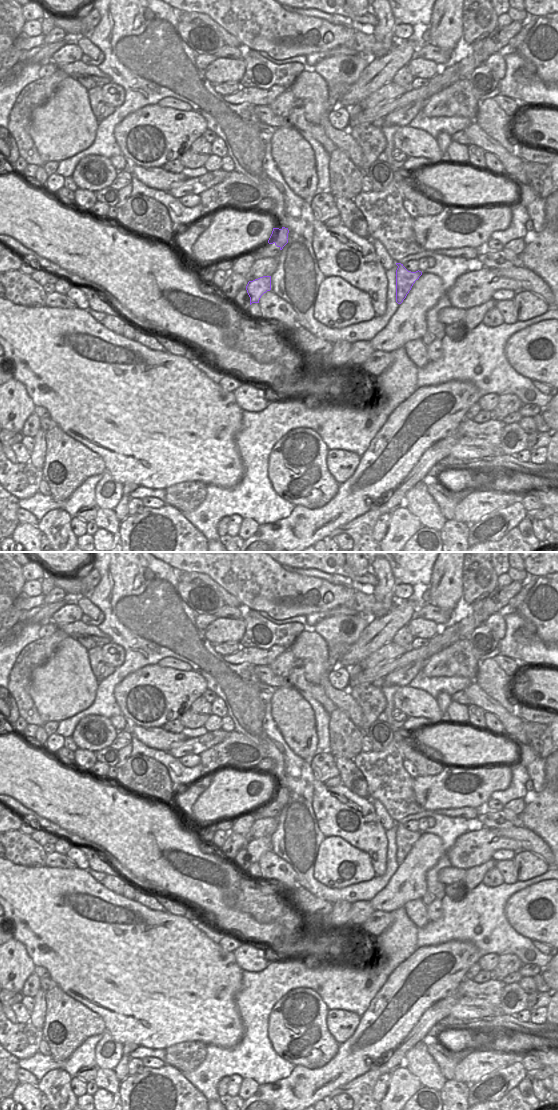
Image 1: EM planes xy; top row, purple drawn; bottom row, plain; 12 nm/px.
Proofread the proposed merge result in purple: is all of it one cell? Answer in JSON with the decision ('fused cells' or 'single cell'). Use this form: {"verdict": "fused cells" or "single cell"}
{"verdict": "fused cells"}

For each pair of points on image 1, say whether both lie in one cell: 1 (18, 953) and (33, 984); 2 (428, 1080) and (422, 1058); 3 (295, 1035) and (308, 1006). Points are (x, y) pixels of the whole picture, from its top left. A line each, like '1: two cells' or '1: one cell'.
1: two cells
2: one cell
3: one cell

